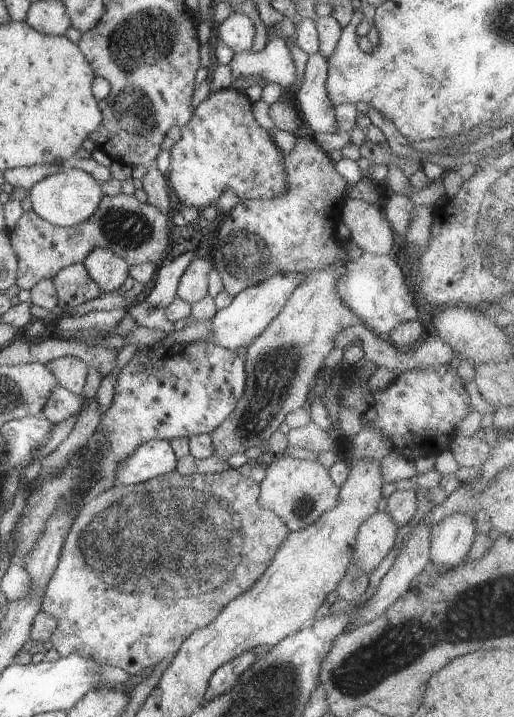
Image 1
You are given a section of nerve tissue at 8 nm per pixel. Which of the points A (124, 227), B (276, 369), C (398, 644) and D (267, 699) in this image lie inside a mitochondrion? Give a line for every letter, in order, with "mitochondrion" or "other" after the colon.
A: mitochondrion
B: mitochondrion
C: mitochondrion
D: mitochondrion

